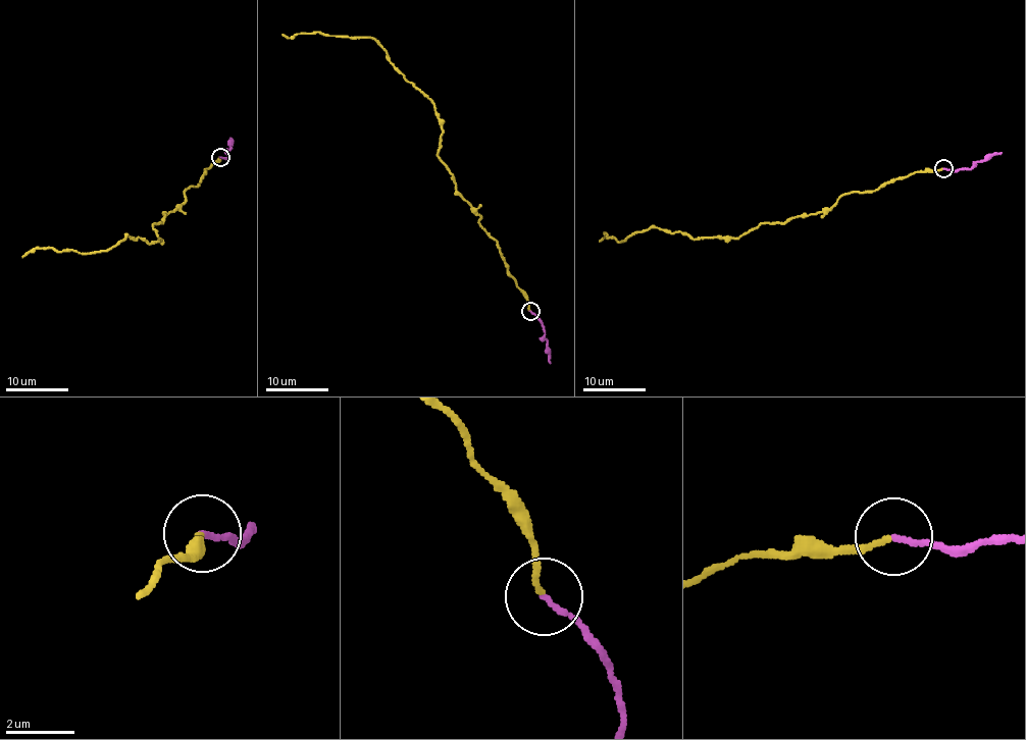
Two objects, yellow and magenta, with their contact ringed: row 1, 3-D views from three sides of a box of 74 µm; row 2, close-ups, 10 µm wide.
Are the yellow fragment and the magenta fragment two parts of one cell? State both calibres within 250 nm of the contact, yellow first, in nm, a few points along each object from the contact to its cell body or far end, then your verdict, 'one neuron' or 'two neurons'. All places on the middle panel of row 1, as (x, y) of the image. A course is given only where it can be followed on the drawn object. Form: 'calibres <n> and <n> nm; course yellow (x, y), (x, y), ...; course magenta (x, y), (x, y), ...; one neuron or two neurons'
calibres 160 and 150 nm; course yellow (530, 310), (498, 245), (438, 155), (442, 121), (434, 104), (371, 38), (283, 35); course magenta (530, 310), (540, 321), (551, 362); one neuron

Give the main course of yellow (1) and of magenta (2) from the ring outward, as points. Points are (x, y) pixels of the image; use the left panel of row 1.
1: (220, 157), (152, 226), (162, 240), (126, 236), (112, 248), (34, 248), (21, 257)
2: (220, 157), (228, 156), (232, 138)

